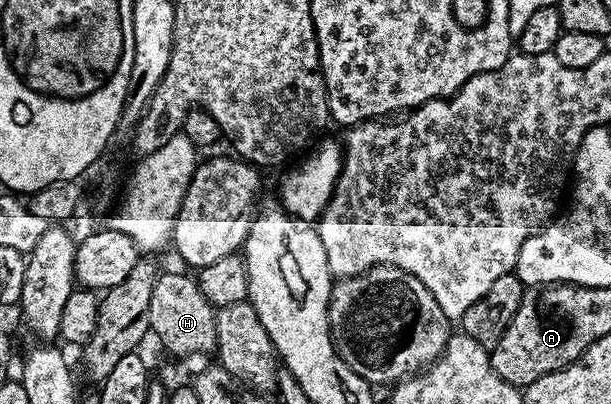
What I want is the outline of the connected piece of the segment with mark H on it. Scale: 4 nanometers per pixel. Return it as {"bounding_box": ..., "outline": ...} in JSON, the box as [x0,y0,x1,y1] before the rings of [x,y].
{"bounding_box":[148,272,217,357],"outline":[[[159,272],[156,283],[152,287],[152,303],[148,306],[150,316],[150,333],[158,336],[158,341],[174,357],[198,357],[201,353],[213,354],[217,350],[216,343],[216,309],[204,299],[197,280],[193,276],[185,277],[182,273]]]}

